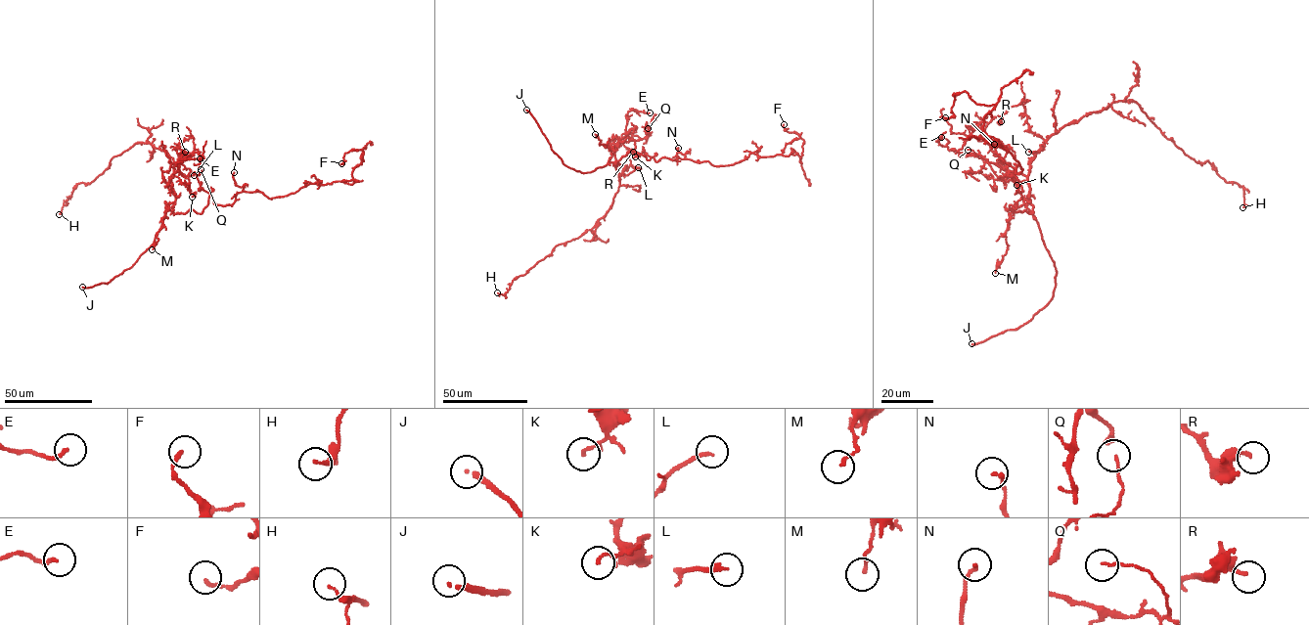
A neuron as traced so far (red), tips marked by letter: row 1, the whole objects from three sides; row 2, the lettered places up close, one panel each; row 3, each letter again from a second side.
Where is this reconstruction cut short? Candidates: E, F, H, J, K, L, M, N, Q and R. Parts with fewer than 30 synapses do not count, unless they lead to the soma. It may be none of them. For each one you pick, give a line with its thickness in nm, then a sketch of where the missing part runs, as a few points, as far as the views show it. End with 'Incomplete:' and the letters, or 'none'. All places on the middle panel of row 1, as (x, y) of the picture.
J: Thickness 190 nm. Course of what is missing: (526, 110), (513, 101), (500, 108), (485, 100)
Incomplete: J

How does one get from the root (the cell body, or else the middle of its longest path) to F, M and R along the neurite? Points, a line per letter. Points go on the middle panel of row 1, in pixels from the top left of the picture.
F: (637, 153), (655, 161), (715, 166), (751, 153), (789, 156), (790, 148), (800, 158), (804, 142), (784, 124)
M: (637, 153), (630, 151), (615, 164), (618, 162), (609, 161), (610, 151), (606, 144), (600, 144), (595, 134)
R: (637, 153), (630, 151), (615, 162), (619, 164), (615, 166), (619, 177), (631, 163), (627, 152), (633, 152)

